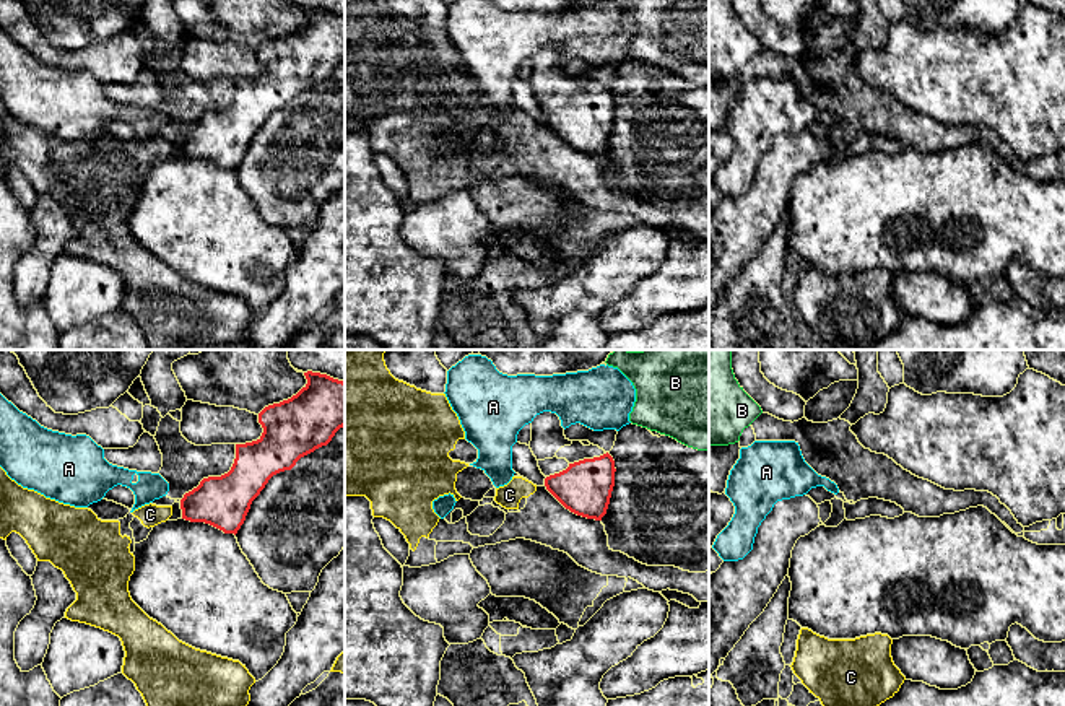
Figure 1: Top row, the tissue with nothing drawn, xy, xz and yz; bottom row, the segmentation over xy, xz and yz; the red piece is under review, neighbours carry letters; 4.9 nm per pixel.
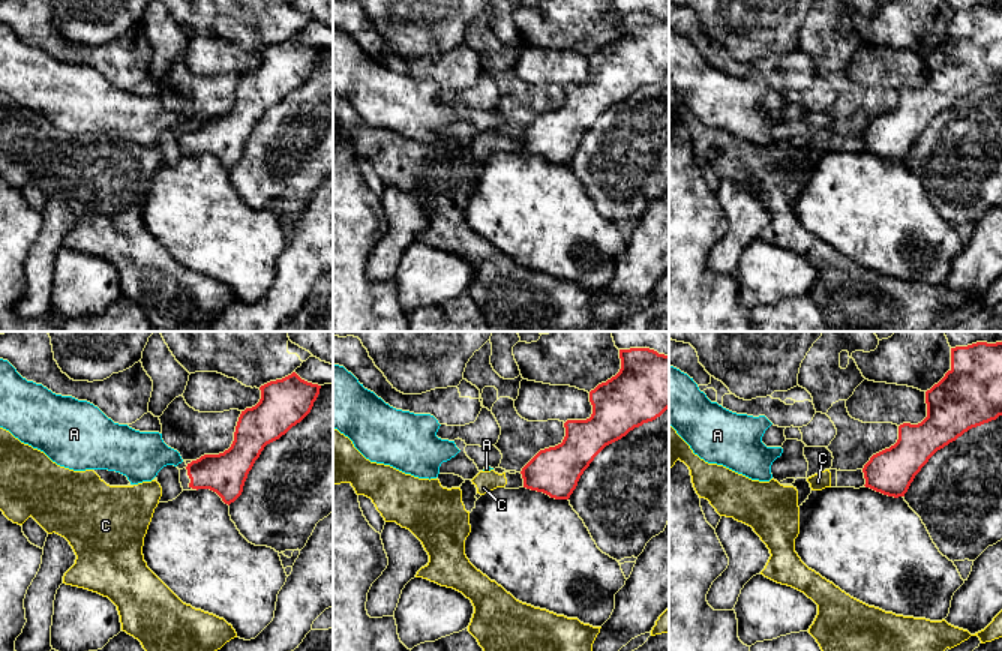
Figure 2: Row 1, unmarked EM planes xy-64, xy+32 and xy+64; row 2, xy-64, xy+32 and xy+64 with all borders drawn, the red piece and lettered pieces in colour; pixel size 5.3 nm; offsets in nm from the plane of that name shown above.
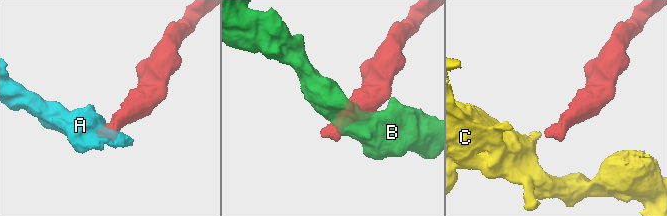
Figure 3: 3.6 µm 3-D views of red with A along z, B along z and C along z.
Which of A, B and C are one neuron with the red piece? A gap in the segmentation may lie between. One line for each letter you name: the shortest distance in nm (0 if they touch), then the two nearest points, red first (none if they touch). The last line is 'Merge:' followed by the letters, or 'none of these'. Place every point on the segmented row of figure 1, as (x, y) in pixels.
Merge: none of these

